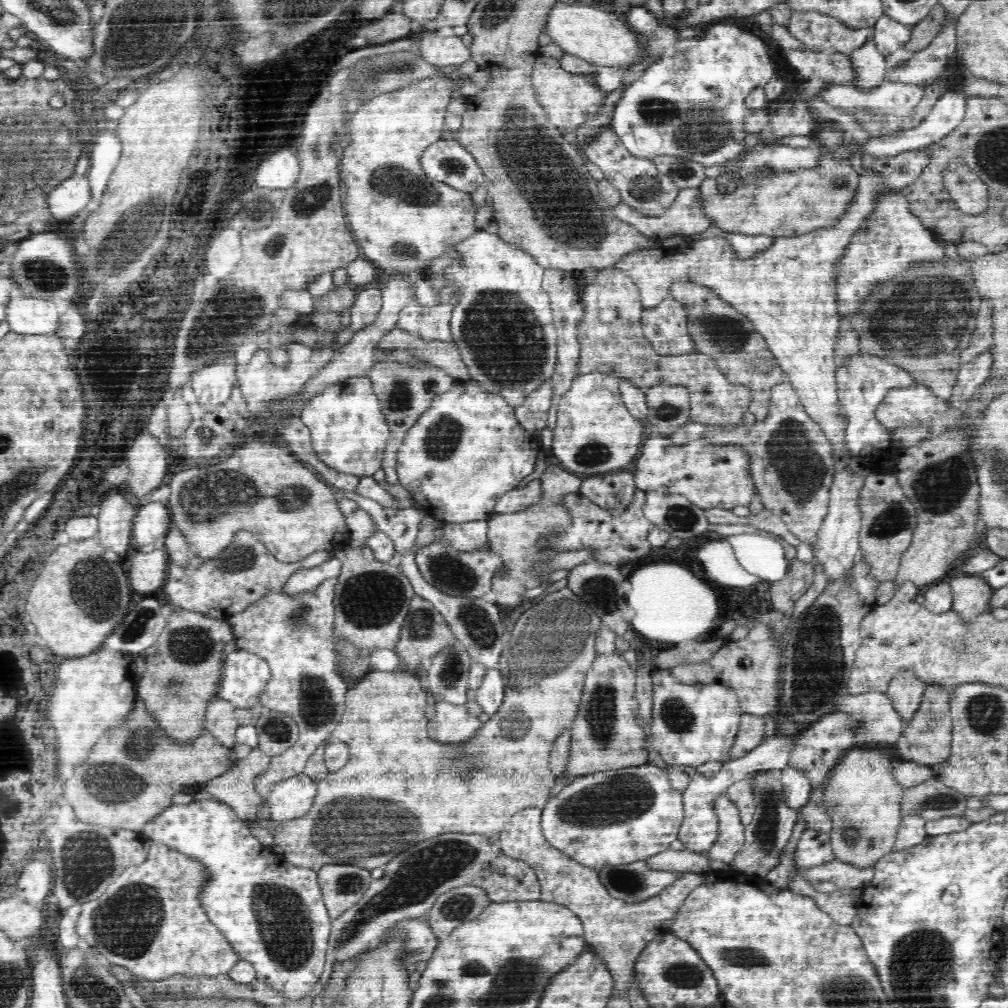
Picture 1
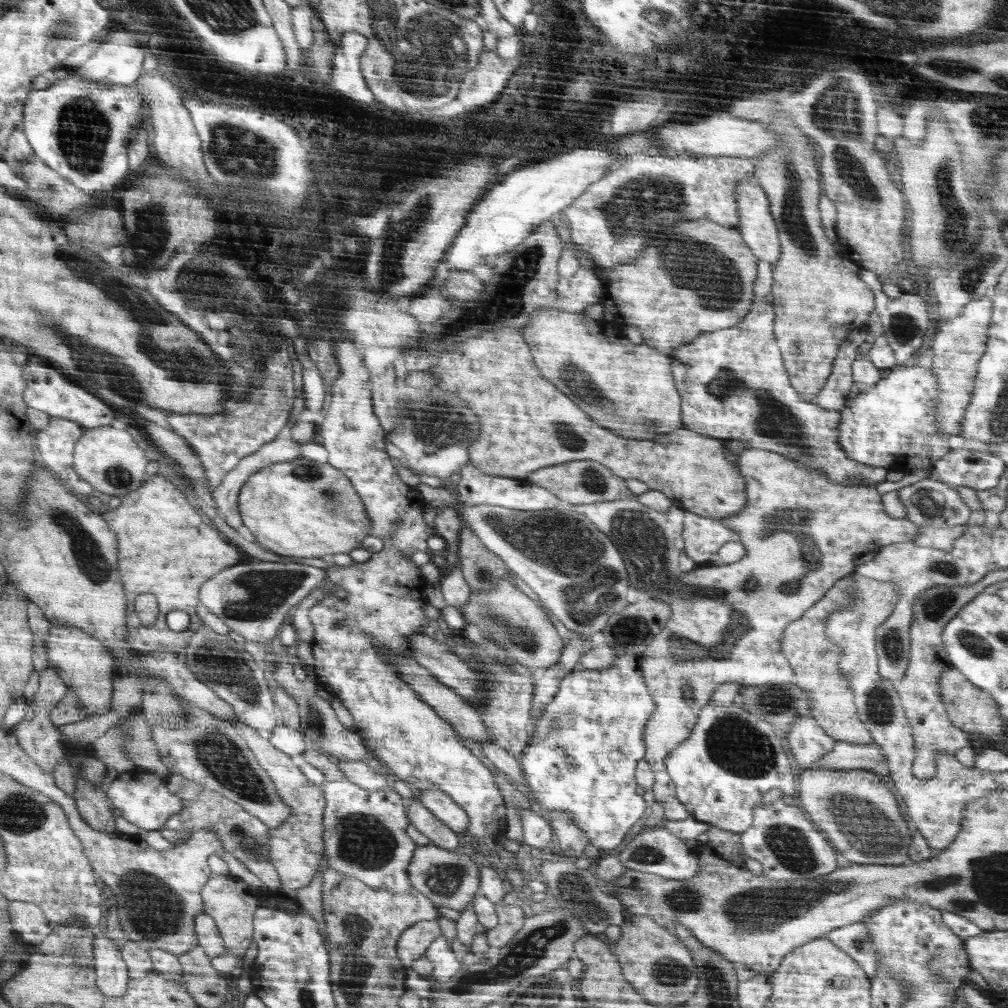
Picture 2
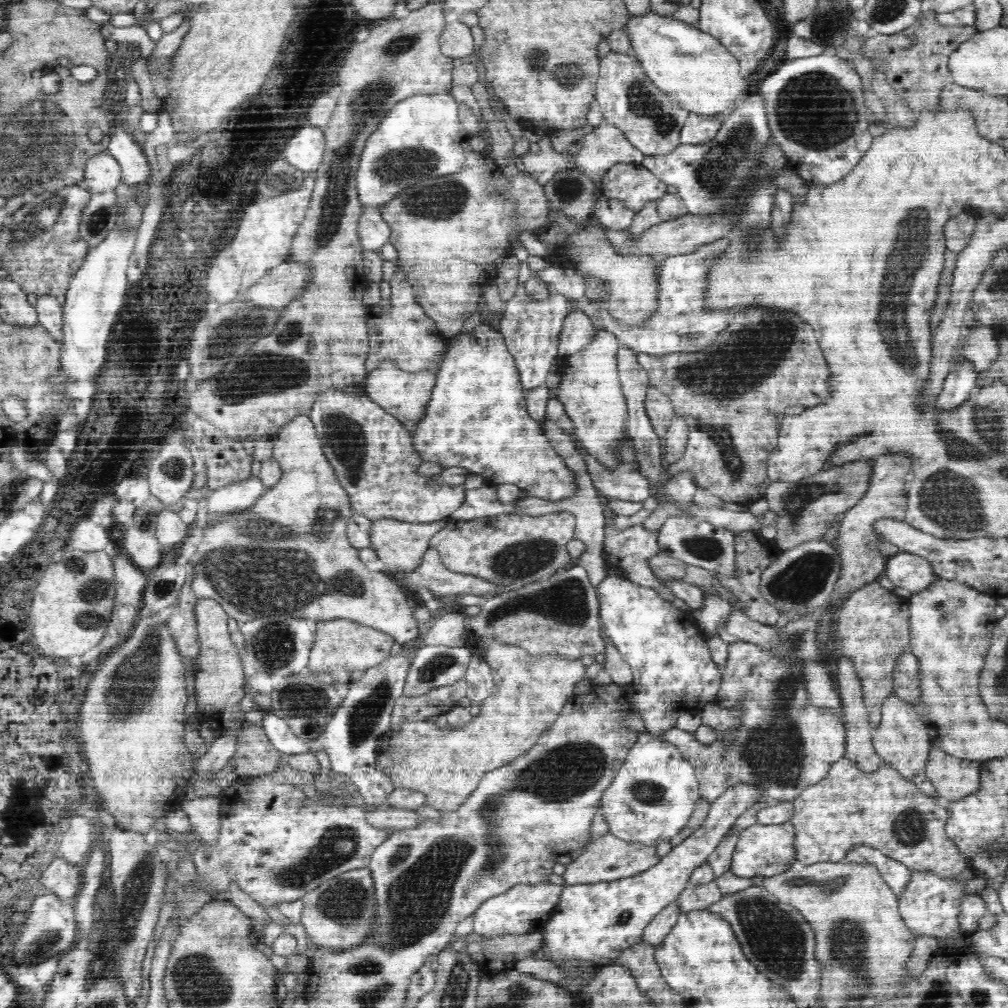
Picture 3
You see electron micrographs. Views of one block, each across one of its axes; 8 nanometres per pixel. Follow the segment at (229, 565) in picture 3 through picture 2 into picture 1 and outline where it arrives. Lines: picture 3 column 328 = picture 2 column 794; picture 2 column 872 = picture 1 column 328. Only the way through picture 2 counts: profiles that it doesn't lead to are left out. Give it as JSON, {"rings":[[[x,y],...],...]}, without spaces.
{"rings":[[[248,442],[248,444],[244,444],[242,448],[238,448],[228,460],[224,460],[224,462],[220,462],[220,464],[216,464],[216,466],[208,466],[208,468],[206,468],[206,466],[196,466],[196,468],[190,468],[190,470],[184,470],[183,472],[174,474],[174,478],[172,478],[172,482],[170,482],[168,486],[172,488],[172,496],[170,496],[170,502],[168,502],[172,520],[176,527],[178,527],[178,530],[184,534],[184,538],[186,538],[188,548],[192,550],[192,554],[200,556],[202,559],[218,556],[218,554],[232,542],[234,533],[239,530],[256,533],[261,544],[264,544],[264,548],[268,549],[268,552],[274,555],[280,562],[286,562],[286,564],[288,564],[288,562],[300,562],[300,560],[306,558],[309,554],[312,554],[312,552],[326,550],[334,554],[349,546],[350,534],[347,530],[346,517],[342,513],[342,509],[340,509],[338,503],[338,496],[310,467],[303,462],[294,460],[294,456],[292,456],[286,448],[274,448],[274,446],[264,444],[264,442]]]}

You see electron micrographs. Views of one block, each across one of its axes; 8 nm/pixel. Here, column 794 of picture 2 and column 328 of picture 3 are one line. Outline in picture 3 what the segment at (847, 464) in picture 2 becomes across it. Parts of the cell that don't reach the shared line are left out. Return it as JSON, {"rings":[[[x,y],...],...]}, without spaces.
{"rings":[[[342,390],[321,391],[313,403],[308,416],[314,423],[324,456],[336,472],[336,479],[347,491],[351,509],[356,514],[376,519],[392,518],[404,522],[436,522],[437,519],[450,518],[465,501],[465,485],[448,486],[435,476],[422,476],[419,466],[423,464],[422,455],[415,450],[410,431],[392,414],[372,402],[368,396],[346,396]]]}

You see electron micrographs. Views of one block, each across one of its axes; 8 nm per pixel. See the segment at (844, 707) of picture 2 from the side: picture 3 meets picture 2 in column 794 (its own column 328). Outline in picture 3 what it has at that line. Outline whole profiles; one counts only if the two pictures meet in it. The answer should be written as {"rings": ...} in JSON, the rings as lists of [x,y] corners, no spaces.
{"rings":[[[344,619],[320,621],[315,627],[315,638],[316,644],[309,656],[309,672],[332,686],[356,682],[366,669],[380,664],[390,656],[395,642],[395,638],[386,633]]]}

